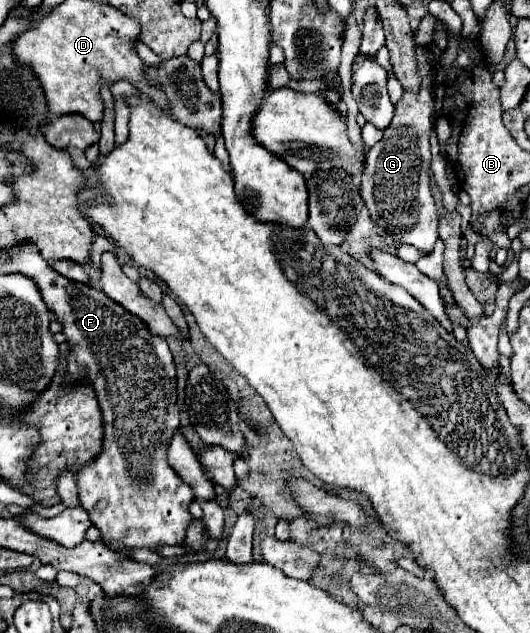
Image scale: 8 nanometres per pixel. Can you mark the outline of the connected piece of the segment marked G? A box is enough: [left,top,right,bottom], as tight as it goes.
[361,45,439,253]

